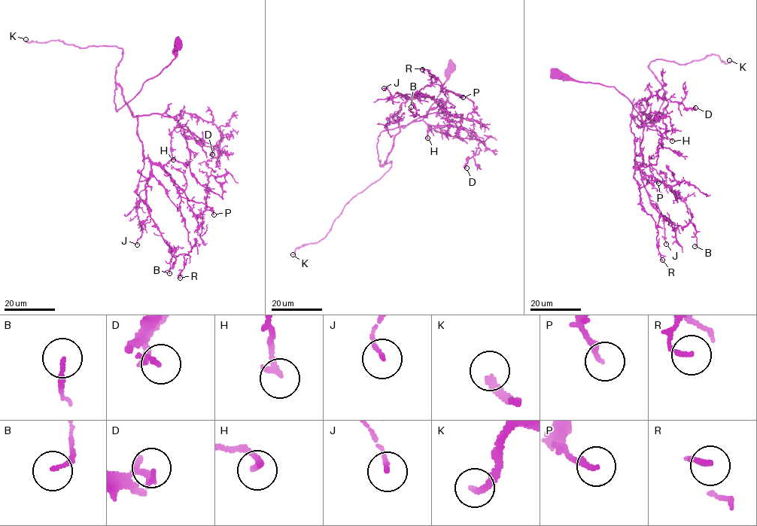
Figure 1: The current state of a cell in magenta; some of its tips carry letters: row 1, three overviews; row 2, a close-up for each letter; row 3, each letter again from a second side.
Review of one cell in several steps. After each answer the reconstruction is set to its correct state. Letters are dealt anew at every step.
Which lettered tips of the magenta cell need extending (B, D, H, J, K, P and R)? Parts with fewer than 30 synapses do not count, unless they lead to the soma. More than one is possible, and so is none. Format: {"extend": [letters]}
{"extend": ["H", "K"]}

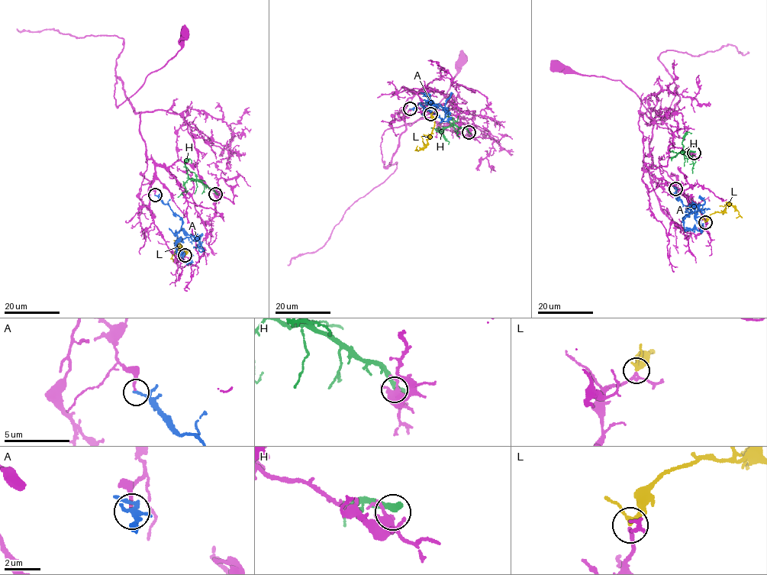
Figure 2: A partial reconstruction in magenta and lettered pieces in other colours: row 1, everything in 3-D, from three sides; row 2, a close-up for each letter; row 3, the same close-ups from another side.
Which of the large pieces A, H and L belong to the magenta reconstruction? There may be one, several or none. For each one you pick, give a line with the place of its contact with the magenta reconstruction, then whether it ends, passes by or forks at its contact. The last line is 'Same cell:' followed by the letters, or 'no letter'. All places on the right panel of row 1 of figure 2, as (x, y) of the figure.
L: (705, 222) | it passes by
Same cell: L

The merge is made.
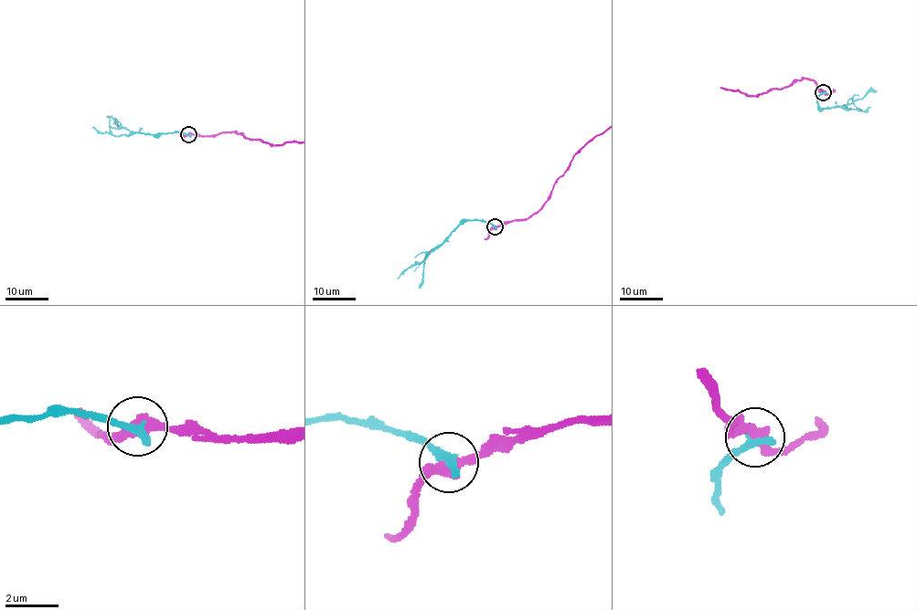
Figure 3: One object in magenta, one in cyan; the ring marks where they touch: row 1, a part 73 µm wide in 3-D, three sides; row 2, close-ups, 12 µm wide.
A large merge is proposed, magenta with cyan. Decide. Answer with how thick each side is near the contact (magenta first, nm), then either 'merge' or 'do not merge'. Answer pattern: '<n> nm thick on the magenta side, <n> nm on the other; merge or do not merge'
420 nm thick on the magenta side, 380 nm on the other; do not merge

